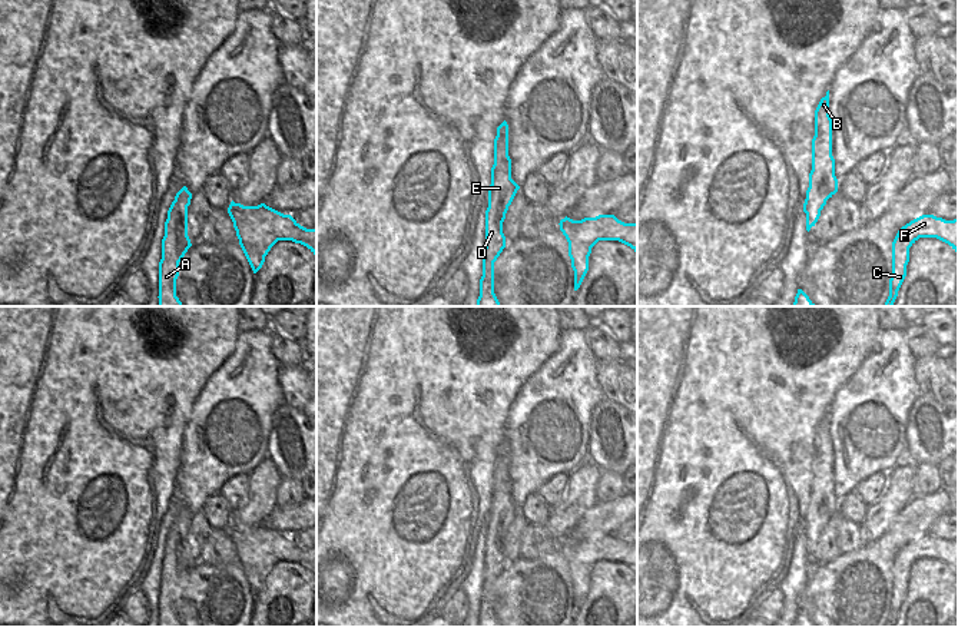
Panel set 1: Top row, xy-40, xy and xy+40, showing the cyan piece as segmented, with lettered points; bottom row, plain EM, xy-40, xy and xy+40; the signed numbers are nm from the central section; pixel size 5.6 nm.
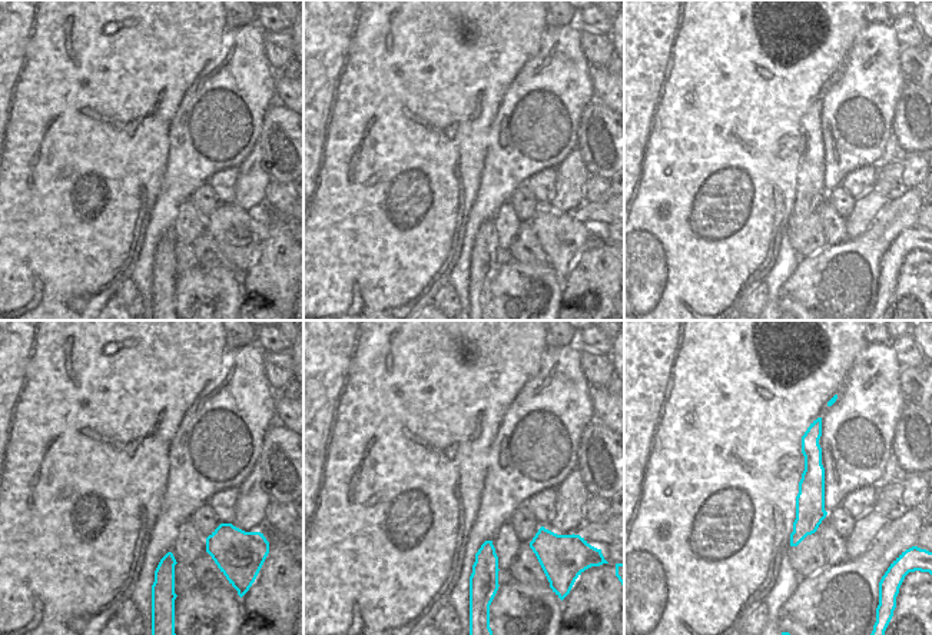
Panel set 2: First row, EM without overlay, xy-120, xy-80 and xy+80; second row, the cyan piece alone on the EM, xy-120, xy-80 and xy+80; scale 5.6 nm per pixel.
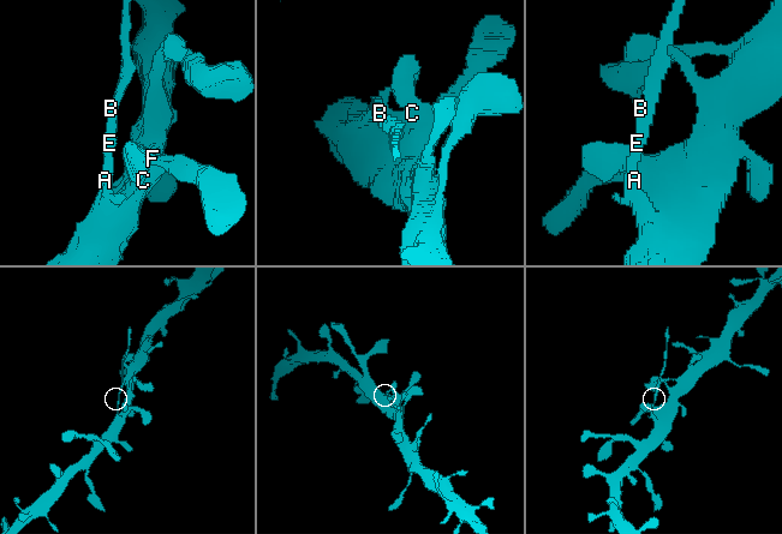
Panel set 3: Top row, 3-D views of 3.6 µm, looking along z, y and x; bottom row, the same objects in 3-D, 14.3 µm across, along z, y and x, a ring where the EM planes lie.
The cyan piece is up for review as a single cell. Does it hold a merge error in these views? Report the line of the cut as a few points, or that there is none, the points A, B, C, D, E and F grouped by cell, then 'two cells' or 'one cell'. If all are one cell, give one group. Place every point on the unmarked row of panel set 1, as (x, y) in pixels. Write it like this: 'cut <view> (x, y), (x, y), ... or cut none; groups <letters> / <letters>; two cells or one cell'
cut xy (489, 523), (503, 521), (507, 527); groups A C D F / B E; two cells

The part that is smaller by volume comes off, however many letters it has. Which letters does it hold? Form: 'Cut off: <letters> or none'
Cut off: B, E

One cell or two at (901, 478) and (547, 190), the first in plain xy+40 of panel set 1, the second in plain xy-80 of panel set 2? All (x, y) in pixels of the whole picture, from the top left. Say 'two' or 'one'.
two

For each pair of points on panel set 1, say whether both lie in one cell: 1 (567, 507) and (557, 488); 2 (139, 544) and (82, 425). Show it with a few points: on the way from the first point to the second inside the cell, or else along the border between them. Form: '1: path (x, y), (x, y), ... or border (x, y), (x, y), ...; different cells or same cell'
1: border (569, 475), (566, 493), (550, 510); different cells
2: path (131, 514), (128, 483), (103, 455); same cell

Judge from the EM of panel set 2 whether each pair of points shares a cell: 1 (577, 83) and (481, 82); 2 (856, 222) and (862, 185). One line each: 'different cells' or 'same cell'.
1: different cells
2: different cells

